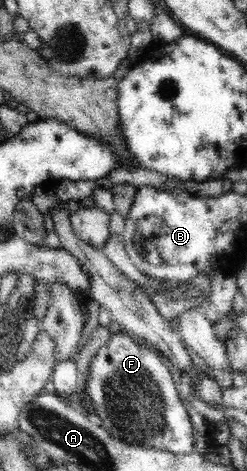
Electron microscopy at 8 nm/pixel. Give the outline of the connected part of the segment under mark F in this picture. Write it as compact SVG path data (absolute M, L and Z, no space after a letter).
M121 331L111 334L106 345L102 346L96 355L91 359L89 372L87 374L87 392L90 394L94 418L110 431L116 439L140 445L147 449L158 451L170 451L174 455L186 455L192 453L192 443L195 443L197 436L195 428L192 427L190 416L182 399L176 391L176 381L172 381L168 371L166 360L152 346L133 338L128 333Z

